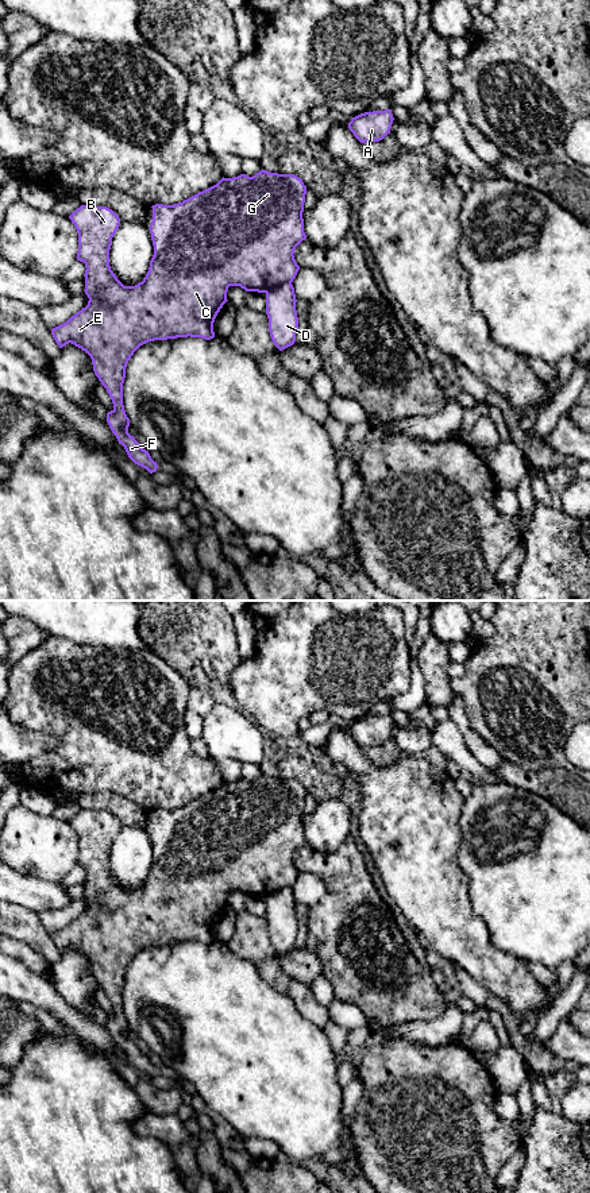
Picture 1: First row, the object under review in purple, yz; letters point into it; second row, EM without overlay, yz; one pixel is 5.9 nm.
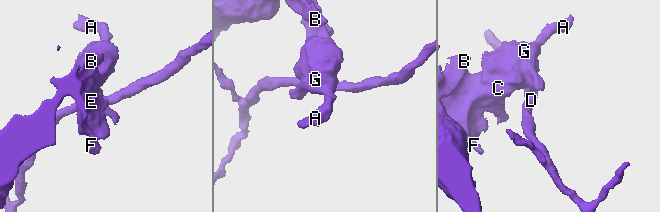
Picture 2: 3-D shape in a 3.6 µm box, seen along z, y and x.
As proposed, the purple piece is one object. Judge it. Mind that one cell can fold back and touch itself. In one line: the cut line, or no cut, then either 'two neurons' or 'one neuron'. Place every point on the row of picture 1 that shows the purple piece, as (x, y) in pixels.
yz (290, 281), (269, 288), (265, 292) | two neurons

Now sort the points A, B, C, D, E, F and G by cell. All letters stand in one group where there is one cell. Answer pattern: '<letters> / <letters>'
A B C E F G / D

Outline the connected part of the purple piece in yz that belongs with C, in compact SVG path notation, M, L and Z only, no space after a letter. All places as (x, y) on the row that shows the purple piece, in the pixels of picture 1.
M262 169L252 177L246 174L232 178L223 177L216 185L182 202L153 205L153 221L149 229L154 255L146 277L135 286L124 286L109 266L109 250L120 224L119 216L107 206L93 205L81 205L69 216L78 233L77 260L84 262L86 267L84 292L89 301L66 323L53 328L51 335L59 348L72 343L90 356L93 371L113 404L113 409L107 413L107 422L112 433L124 447L128 457L150 474L157 471L157 462L128 433L130 418L123 405L123 383L128 360L140 345L149 341L188 336L213 339L213 323L228 301L230 286L240 286L246 292L266 293L285 282L293 282L300 270L293 254L296 247L306 239L302 219L305 194L306 186L297 175L270 173Z

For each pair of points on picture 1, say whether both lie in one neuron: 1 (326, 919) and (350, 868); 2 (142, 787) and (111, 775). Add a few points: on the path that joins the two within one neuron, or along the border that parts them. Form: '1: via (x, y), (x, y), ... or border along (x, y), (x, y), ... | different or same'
1: via (338, 907), (349, 896), (349, 880) | same
2: via (134, 779), (130, 775), (119, 775) | same

